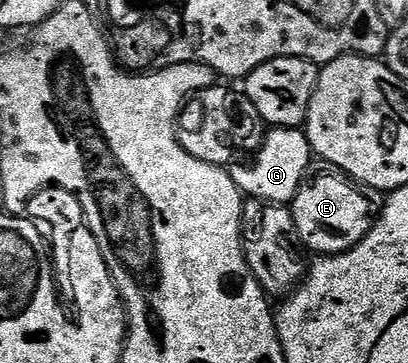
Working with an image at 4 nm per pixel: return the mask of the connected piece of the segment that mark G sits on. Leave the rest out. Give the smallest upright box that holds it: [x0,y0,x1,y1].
[229,127,312,205]

